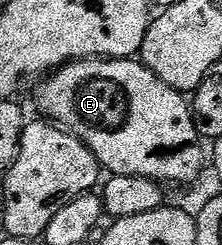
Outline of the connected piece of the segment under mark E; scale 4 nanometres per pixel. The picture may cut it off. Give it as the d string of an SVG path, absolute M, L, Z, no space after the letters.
M135 58L73 60L56 68L42 81L44 117L58 122L96 156L108 173L144 176L160 185L187 184L203 172L203 148L192 105L184 93L169 87L153 70Z

